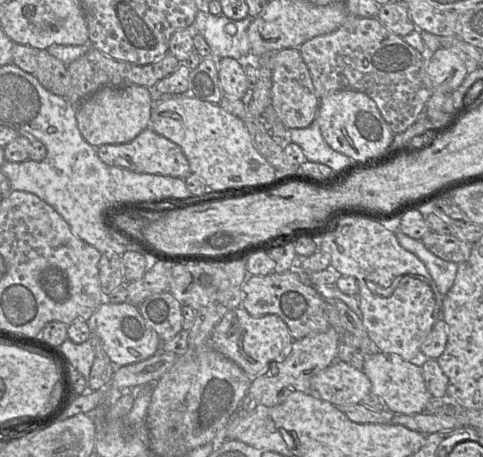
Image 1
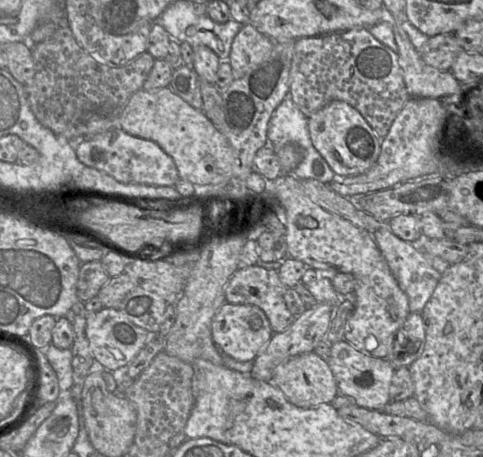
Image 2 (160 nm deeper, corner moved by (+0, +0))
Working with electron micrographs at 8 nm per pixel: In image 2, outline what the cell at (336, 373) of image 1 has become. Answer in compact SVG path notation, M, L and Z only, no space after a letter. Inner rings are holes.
M314 352L296 355L278 365L269 383L279 388L290 403L300 408L330 404L339 395L335 377L327 361Z

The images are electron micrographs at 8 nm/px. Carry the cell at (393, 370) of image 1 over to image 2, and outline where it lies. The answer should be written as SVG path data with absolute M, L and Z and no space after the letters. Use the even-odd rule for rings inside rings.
M341 341L331 346L327 363L335 377L339 395L352 397L358 407L382 410L390 402L389 389L396 369L386 359L368 356Z

